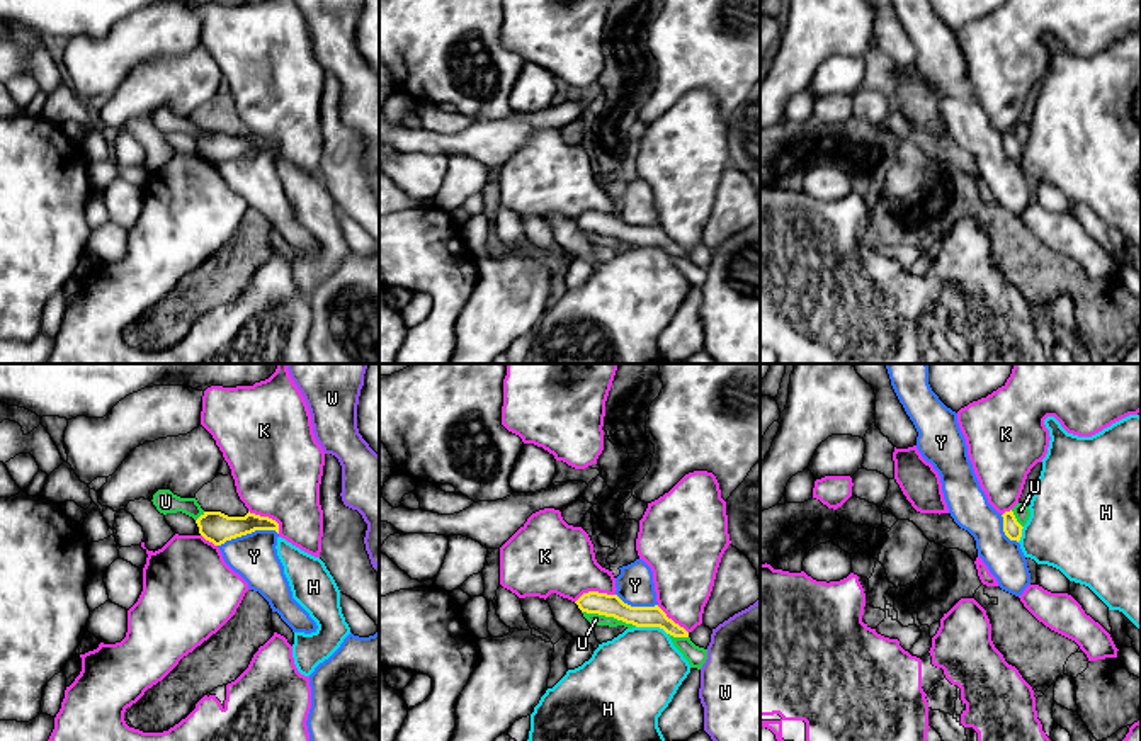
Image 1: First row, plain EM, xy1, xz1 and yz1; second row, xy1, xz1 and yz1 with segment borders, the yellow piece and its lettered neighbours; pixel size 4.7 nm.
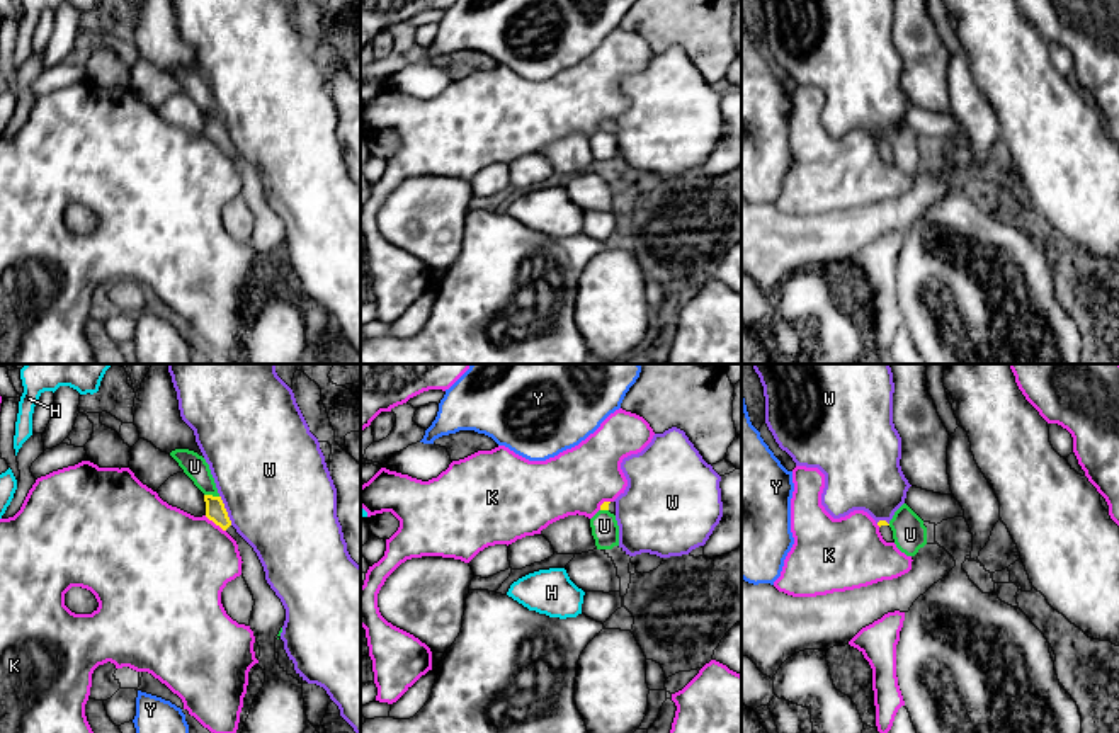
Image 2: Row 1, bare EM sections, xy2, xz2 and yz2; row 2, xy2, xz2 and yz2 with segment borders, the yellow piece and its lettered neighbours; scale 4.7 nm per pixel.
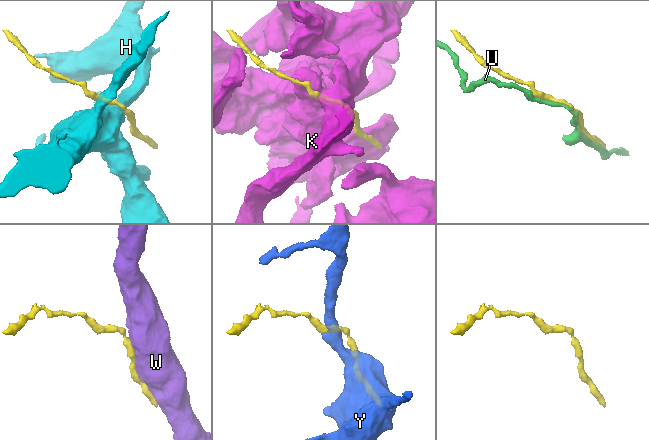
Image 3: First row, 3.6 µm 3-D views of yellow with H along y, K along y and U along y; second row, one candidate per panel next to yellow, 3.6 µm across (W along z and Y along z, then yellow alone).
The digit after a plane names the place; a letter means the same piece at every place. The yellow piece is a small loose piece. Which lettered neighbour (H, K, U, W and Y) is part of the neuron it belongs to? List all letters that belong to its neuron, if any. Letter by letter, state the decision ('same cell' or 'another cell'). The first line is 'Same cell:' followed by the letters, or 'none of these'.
Same cell: none of these
H: another cell
K: another cell
U: another cell
W: another cell
Y: another cell

